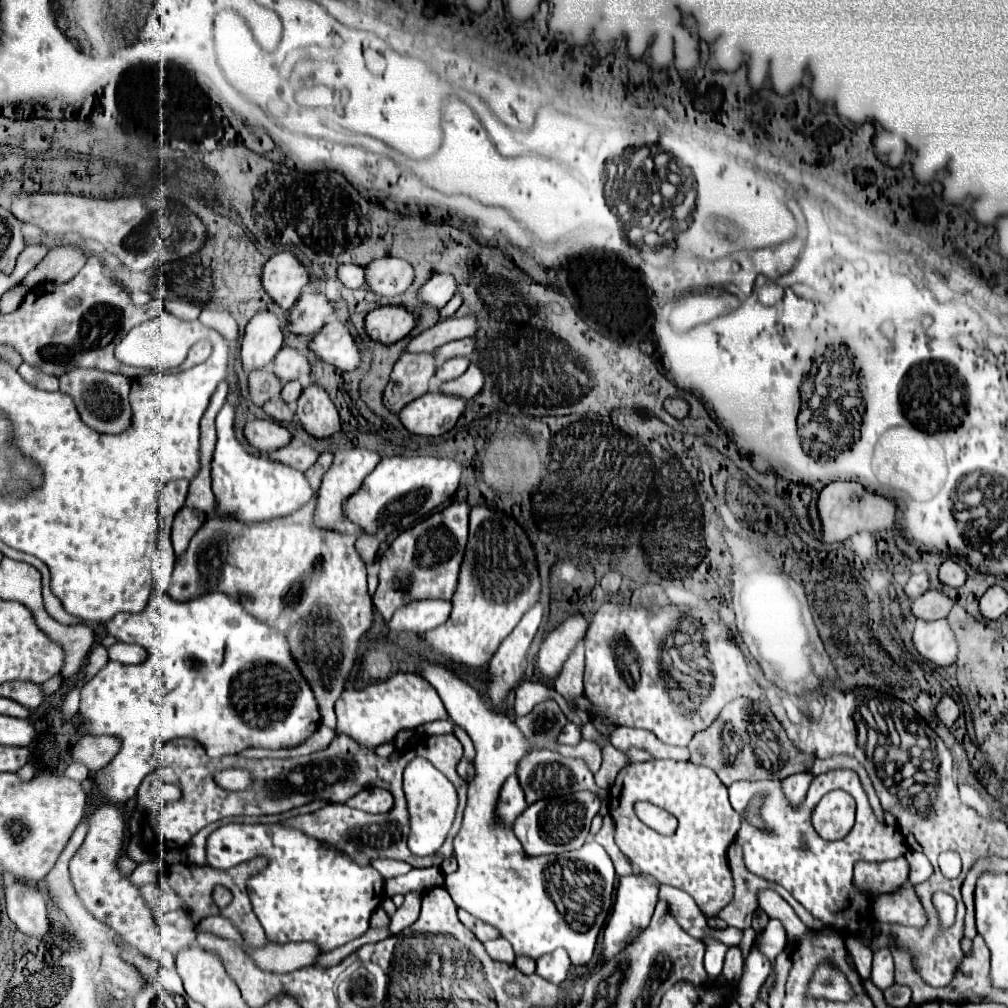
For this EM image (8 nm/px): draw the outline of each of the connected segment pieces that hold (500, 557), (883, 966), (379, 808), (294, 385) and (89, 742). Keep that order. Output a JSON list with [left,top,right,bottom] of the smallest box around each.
[[420,506,540,668],[870,948,894,990],[346,788,394,814],[280,380,302,404],[70,736,118,772]]

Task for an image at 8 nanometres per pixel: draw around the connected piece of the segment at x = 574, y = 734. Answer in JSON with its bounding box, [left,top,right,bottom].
[558,722,582,744]

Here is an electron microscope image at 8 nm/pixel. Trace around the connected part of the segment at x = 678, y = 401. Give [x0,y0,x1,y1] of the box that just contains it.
[664,398,688,420]

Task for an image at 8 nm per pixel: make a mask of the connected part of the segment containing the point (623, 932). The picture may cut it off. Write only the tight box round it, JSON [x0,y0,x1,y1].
[602,874,658,960]

